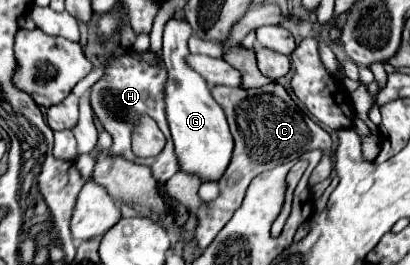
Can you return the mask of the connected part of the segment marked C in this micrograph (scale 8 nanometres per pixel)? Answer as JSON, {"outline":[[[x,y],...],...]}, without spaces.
{"outline":[[[276,84],[273,91],[268,91],[268,95],[261,95],[263,93],[262,89],[245,90],[241,87],[216,86],[212,89],[212,97],[226,113],[230,133],[234,137],[234,153],[226,175],[218,181],[220,197],[210,201],[208,209],[198,209],[196,213],[200,221],[196,231],[196,241],[200,249],[206,249],[218,235],[218,231],[230,221],[234,211],[242,205],[250,181],[258,173],[284,163],[286,159],[290,159],[290,155],[294,157],[312,149],[322,151],[322,159],[318,163],[318,183],[324,181],[332,171],[332,139],[328,131],[324,131],[316,121],[312,121],[304,111],[300,111],[300,107],[292,101],[292,97],[282,85]]]}

